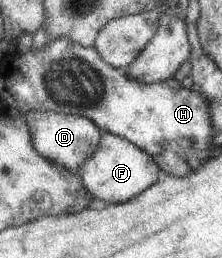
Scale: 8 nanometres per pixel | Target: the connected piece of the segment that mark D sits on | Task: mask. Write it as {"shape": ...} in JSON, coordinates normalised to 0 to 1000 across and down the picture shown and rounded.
{"shape":[[[131,426],[113,438],[126,512],[158,585],[212,624],[279,651],[356,663],[437,578],[464,508],[419,469],[360,446],[234,434],[203,426]]]}

